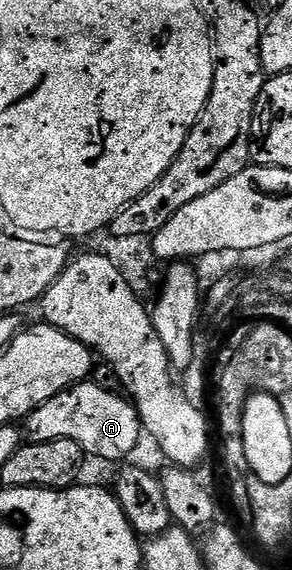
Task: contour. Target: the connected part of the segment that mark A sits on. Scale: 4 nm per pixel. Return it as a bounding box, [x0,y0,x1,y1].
[26,381,142,465]

